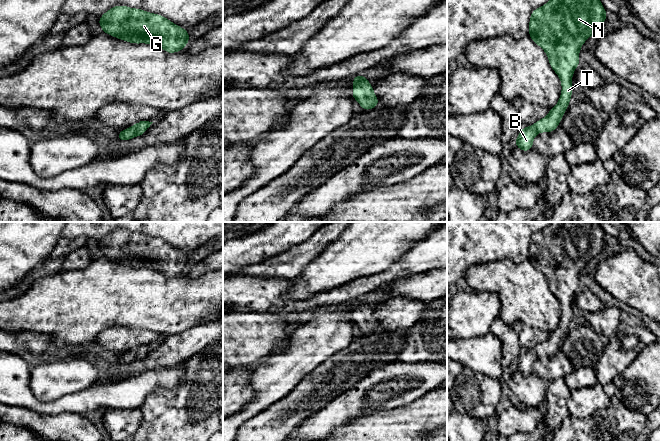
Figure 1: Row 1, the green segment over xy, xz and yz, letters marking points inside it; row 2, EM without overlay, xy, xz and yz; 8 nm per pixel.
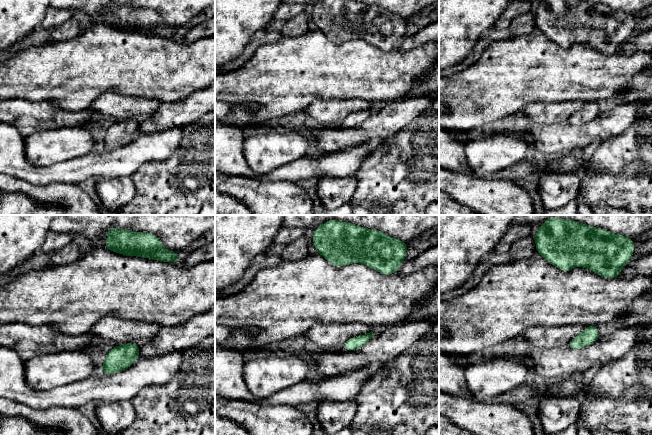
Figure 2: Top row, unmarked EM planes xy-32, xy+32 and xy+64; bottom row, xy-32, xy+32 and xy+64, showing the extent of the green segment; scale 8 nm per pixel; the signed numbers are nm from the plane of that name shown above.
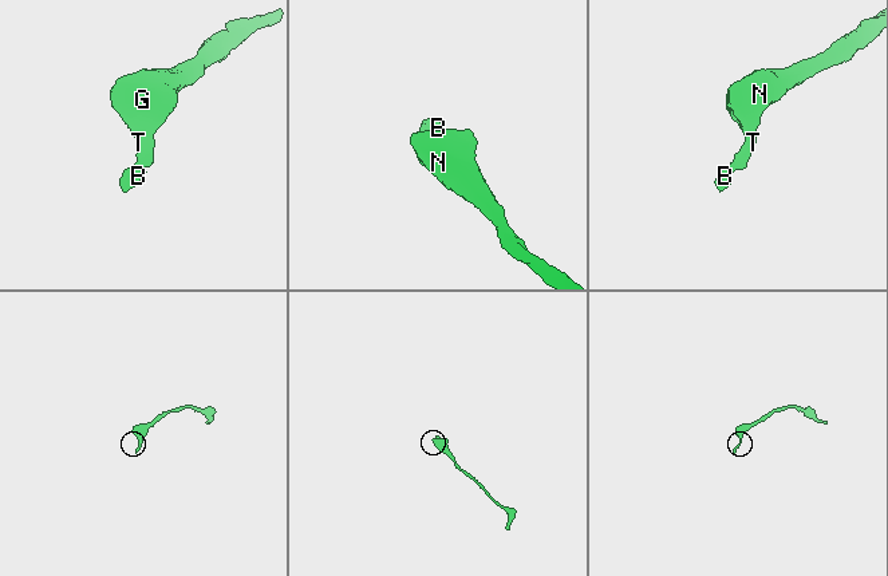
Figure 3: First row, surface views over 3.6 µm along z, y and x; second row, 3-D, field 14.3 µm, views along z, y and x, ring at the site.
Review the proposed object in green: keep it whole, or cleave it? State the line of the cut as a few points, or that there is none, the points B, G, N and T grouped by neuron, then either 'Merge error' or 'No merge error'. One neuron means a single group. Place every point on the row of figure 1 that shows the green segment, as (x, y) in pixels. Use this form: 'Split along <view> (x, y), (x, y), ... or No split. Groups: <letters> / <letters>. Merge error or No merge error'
No split. Groups: B G N T. No merge error

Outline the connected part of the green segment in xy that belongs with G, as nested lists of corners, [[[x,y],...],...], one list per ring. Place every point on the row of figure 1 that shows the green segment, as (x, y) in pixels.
[[[116,5],[107,10],[100,18],[98,23],[102,32],[133,44],[146,43],[157,48],[164,49],[168,54],[176,53],[185,49],[190,40],[189,32],[174,24],[166,17],[149,13],[143,9],[130,8],[125,5]]]

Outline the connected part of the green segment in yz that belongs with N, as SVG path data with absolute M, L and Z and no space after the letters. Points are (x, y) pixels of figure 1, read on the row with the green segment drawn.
M549 0L543 6L534 9L530 14L528 35L536 45L545 51L551 68L560 78L562 90L558 103L554 107L549 108L549 114L547 116L536 121L532 126L523 127L519 132L514 144L523 152L533 149L533 140L538 133L550 133L558 129L559 122L562 120L566 108L570 105L570 99L573 93L572 76L577 66L581 64L579 60L580 49L585 41L596 33L606 22L607 14L600 0Z

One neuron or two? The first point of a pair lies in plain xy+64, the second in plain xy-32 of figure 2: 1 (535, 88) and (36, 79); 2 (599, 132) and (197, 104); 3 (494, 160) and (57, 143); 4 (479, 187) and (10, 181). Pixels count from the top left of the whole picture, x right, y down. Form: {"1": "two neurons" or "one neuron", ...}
{"1": "one neuron", "2": "one neuron", "3": "one neuron", "4": "one neuron"}

